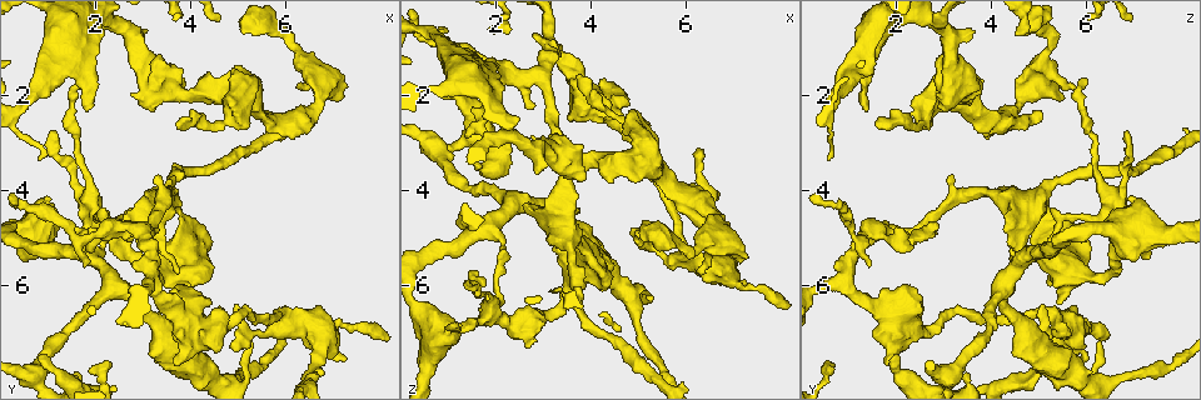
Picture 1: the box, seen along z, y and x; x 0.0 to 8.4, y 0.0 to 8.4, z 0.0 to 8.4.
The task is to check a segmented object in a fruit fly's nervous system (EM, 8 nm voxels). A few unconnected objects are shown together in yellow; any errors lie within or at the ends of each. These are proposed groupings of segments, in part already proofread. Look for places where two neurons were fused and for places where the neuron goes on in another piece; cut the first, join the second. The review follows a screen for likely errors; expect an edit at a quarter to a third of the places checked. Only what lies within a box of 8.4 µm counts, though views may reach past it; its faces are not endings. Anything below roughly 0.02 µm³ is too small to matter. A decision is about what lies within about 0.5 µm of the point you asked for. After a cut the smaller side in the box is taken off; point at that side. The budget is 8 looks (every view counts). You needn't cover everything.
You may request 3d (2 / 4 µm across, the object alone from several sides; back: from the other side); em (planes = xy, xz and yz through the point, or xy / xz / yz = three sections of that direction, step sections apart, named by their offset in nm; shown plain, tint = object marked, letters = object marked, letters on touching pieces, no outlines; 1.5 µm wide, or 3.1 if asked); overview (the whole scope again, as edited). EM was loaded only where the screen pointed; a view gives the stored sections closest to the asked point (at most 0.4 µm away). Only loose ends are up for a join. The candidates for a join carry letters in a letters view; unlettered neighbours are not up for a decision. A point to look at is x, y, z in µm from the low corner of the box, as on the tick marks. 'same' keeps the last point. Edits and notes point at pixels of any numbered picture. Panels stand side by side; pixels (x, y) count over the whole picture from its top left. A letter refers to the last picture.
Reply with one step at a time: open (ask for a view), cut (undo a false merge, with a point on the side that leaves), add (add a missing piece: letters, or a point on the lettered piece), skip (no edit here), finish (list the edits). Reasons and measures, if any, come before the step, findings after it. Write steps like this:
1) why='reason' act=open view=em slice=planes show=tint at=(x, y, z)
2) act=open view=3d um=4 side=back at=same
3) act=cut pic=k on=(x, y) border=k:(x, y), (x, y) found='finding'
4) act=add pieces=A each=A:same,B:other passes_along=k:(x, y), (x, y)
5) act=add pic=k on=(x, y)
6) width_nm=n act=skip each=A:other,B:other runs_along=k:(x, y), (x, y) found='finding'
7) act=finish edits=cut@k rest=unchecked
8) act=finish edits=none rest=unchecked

why='abrupt turn' act=open view=em slice=planes show=letters at=(2.10, 4.55, 5.40)

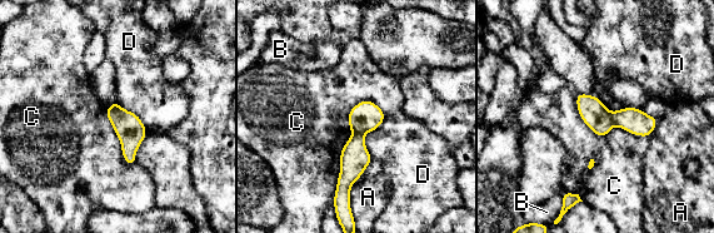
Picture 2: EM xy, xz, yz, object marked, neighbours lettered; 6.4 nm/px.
width_nm=170 longest_contact=C:700nm act=cut pic=2 on=(592, 110) each=A:other,B:other,C:other,D:other found='two neurons meet here'

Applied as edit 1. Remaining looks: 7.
why='an open end' act=open view=em slice=xz step=4 show=letters at=(0.90, 3.30, 0.55)

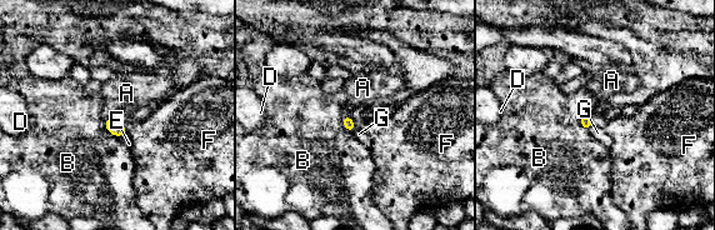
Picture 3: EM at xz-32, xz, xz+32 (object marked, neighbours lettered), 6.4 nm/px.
act=open view=em slice=yz step=4 show=letters at=same

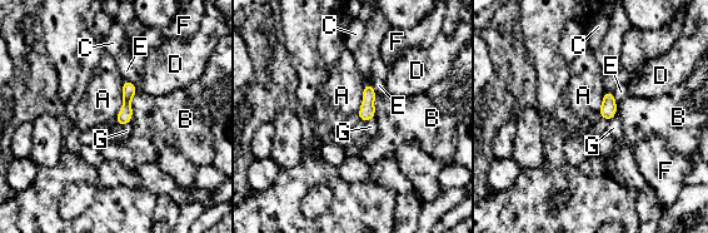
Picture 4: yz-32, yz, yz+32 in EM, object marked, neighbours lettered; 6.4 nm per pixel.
act=skip each=A:other,B:other,C:other,D:other,E:other,F:other,G:other found='no lettered piece goes on from it'

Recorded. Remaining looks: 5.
act=open view=3d um=4 at=(1.80, 5.60, 1.50)

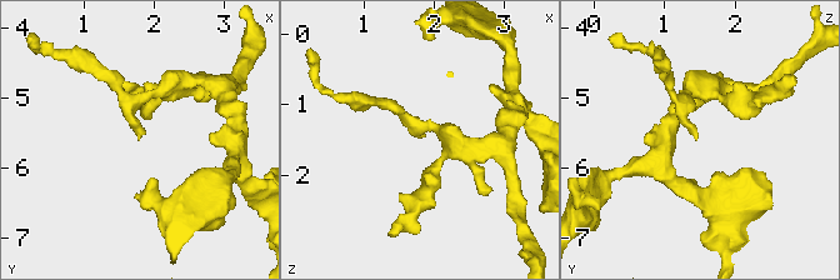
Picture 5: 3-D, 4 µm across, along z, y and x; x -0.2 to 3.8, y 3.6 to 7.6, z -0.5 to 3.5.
why='now the EM' act=open view=em slice=planes show=plain at=(1.75, 5.60, 1.50)

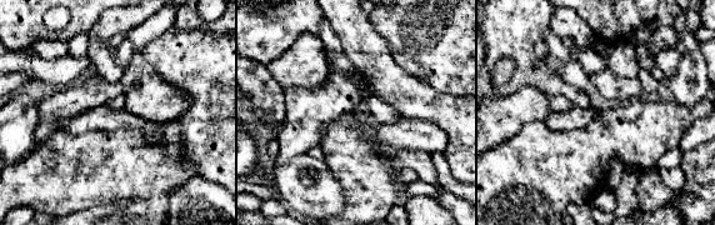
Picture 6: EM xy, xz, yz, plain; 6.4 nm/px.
why='see the neighbours' act=open view=em slice=planes show=letters at=same

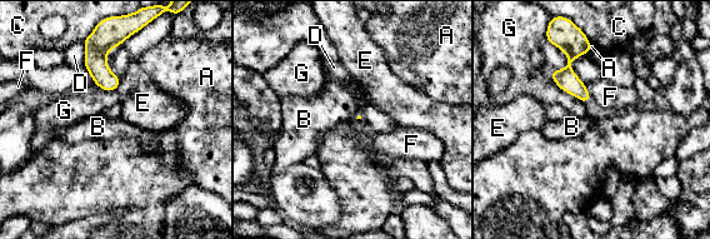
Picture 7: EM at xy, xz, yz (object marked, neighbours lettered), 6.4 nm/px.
act=skip each=A:other,B:other,C:other,D:other,E:other,F:other,G:other border=7:(585, 85), (591, 96) found='none of them fits'

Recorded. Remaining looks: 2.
act=finish edits=cut@2 rest=unchecked

